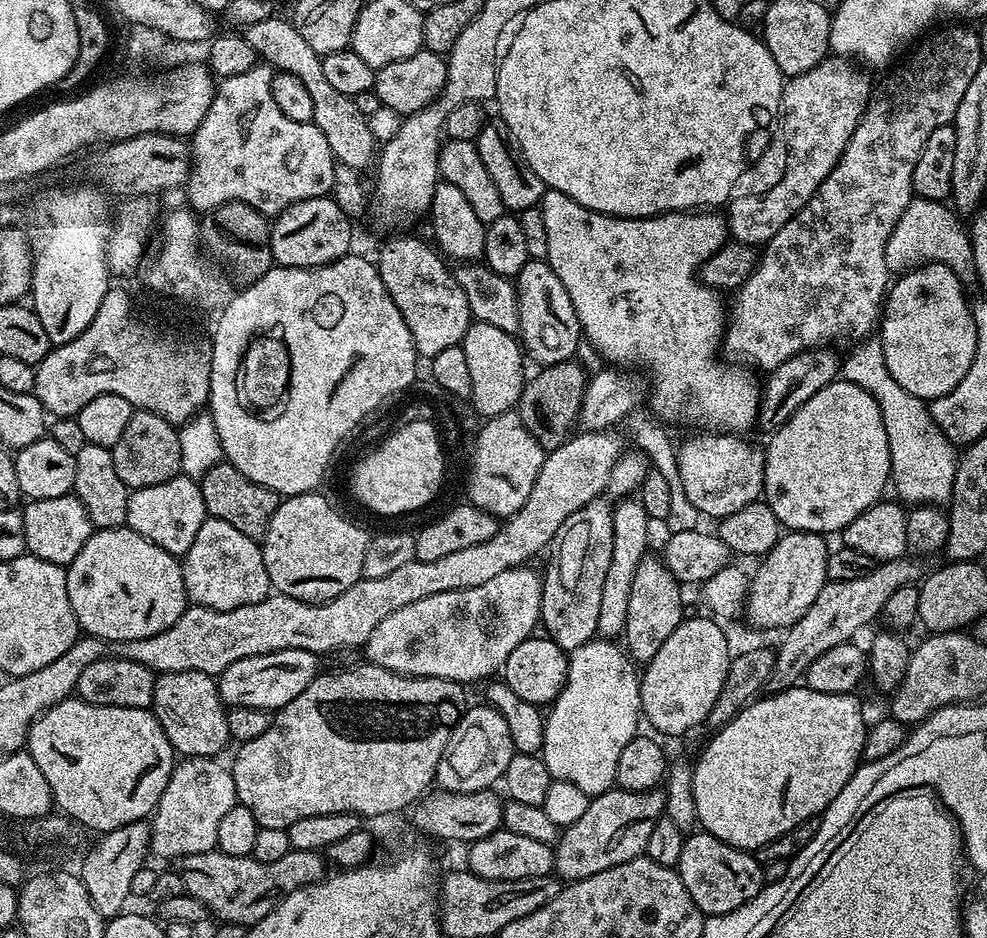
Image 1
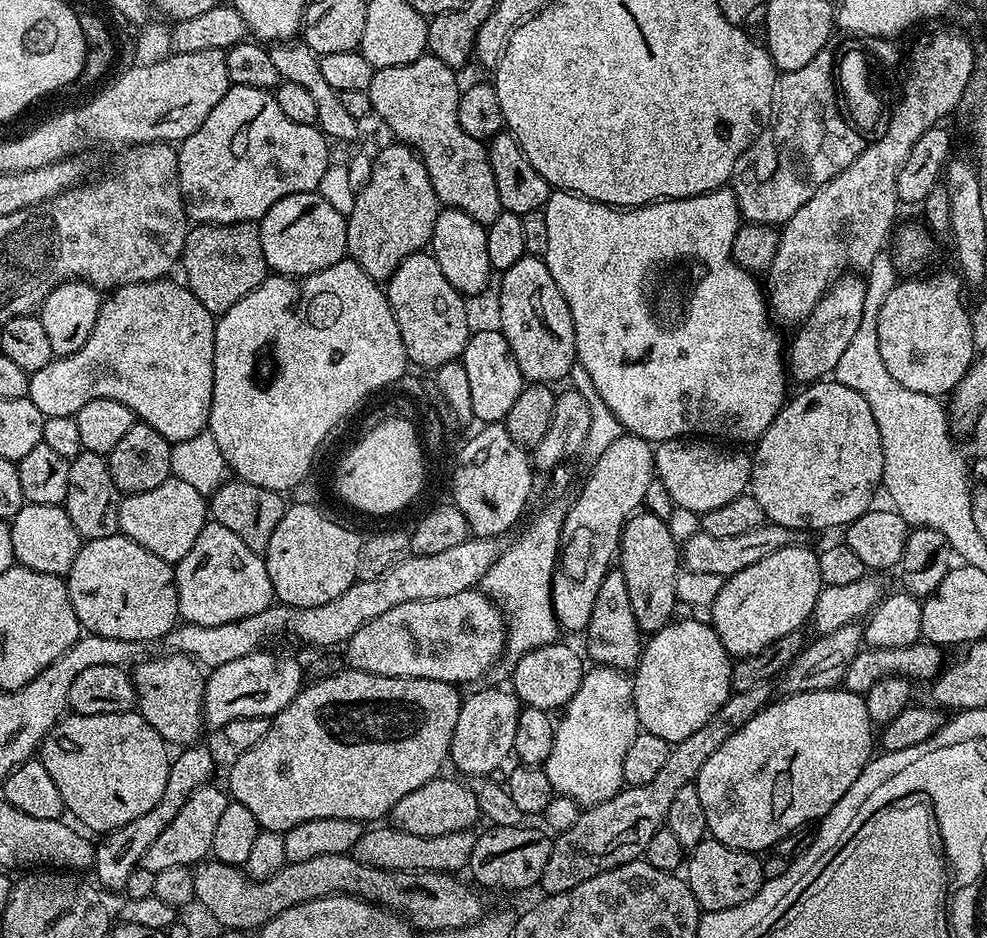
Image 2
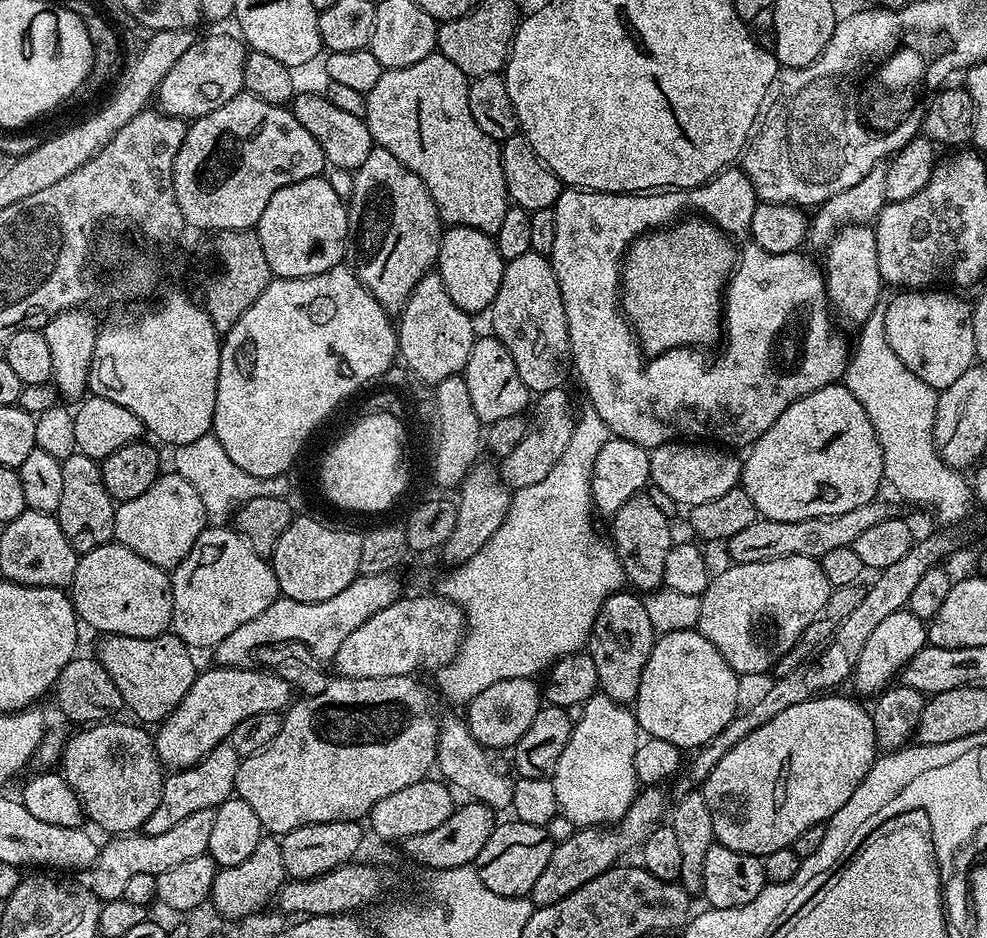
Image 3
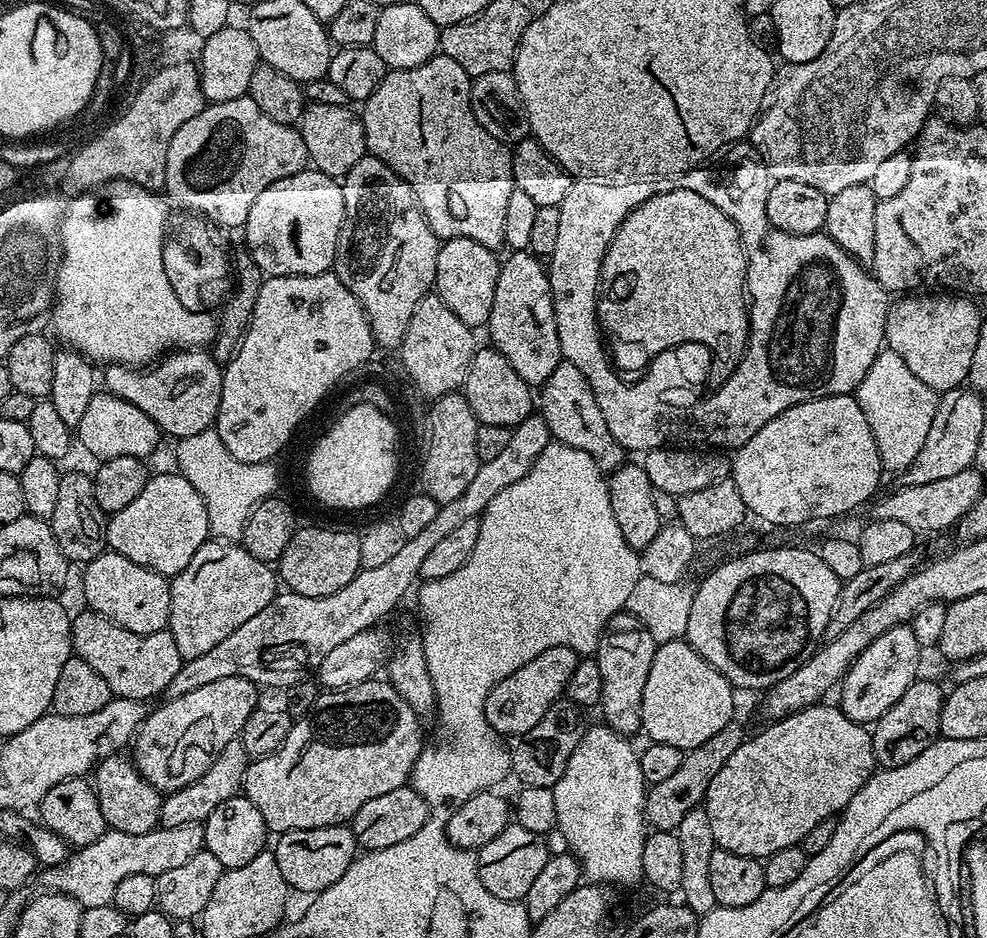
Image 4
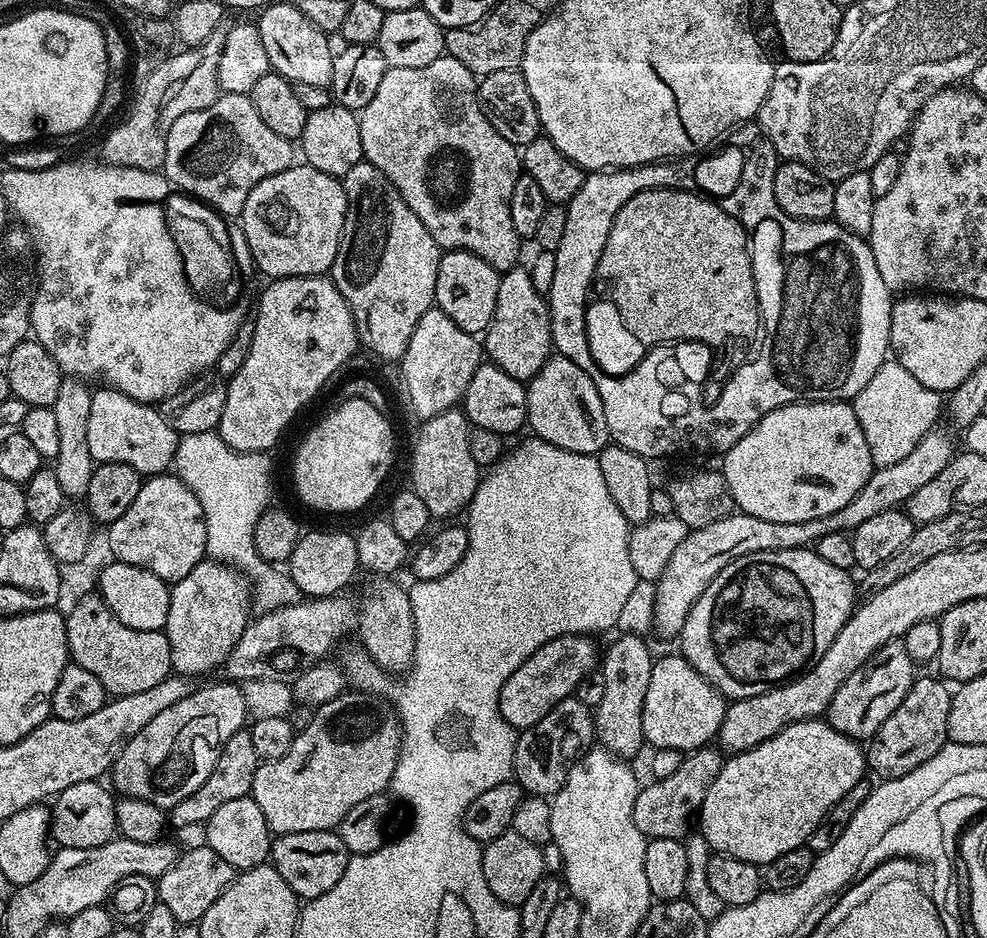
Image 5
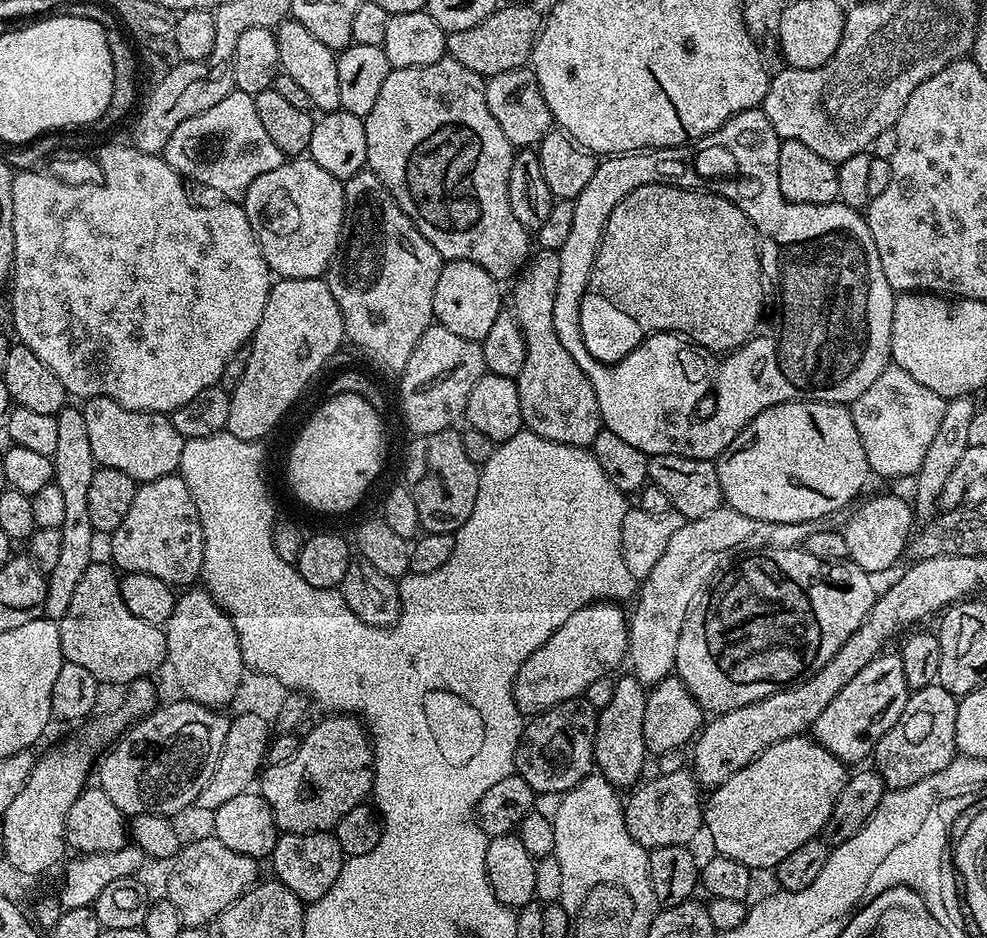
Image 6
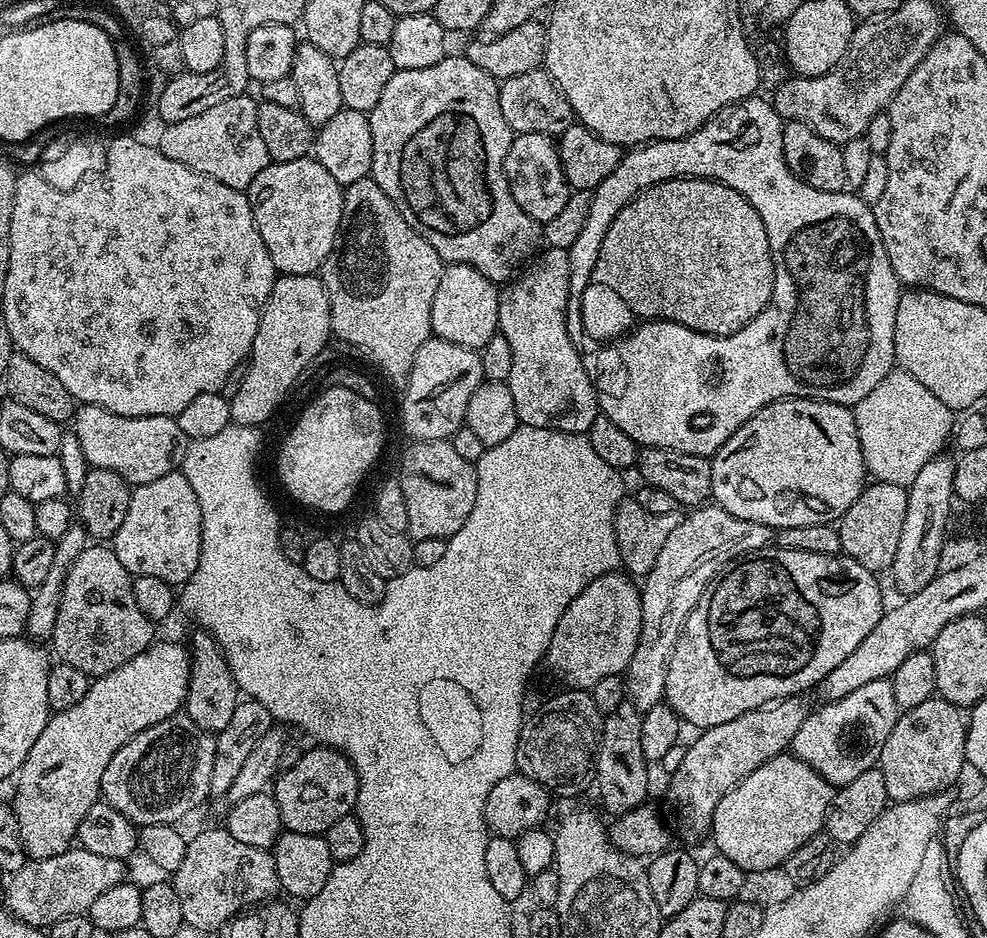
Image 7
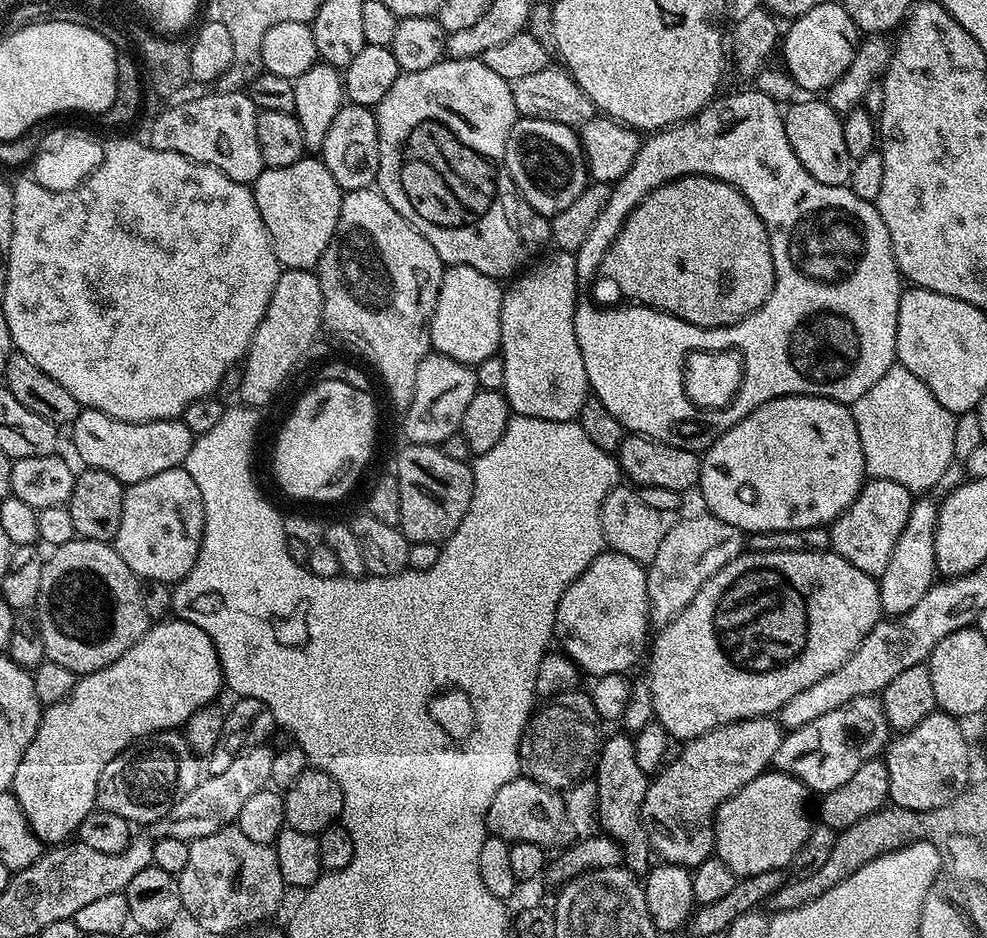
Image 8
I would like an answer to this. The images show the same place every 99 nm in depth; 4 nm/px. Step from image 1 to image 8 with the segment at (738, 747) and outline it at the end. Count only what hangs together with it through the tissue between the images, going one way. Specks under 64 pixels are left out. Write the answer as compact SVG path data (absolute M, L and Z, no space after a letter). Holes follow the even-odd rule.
M775 770L763 772L758 778L754 778L754 782L742 786L738 794L730 797L716 811L715 855L726 862L726 866L730 866L737 878L787 869L814 827L813 817L812 820L808 817L808 799L810 793L798 778Z

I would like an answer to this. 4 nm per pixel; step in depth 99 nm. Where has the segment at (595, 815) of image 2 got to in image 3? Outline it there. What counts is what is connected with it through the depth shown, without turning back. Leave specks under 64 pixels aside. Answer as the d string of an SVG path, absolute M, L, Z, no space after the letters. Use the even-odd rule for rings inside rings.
M648 786L637 791L630 810L621 820L611 826L593 826L591 828L576 828L575 832L561 844L555 845L550 854L550 862L546 862L546 870L538 874L538 882L534 882L530 899L533 905L553 904L562 902L566 894L574 894L578 886L590 882L590 878L598 878L598 874L607 868L619 865L620 860L631 848L639 849L644 840L651 834L653 828L665 819L664 791L660 786Z

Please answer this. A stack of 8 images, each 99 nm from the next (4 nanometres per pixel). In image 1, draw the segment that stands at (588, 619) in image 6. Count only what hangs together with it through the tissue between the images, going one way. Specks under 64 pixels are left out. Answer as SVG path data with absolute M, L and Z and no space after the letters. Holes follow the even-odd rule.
M491 706L484 708L469 707L465 711L462 722L452 730L448 745L442 750L442 758L436 767L435 783L449 792L477 792L483 788L492 788L503 777L506 766L510 766L510 758L514 755L510 726L506 726L506 718L498 714Z

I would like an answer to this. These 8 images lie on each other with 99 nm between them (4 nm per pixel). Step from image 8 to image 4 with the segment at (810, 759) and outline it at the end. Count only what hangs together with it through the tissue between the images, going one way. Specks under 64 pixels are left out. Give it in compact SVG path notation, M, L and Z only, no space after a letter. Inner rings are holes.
M896 625L890 630L884 631L870 644L858 659L848 667L848 672L839 685L840 700L838 707L844 711L846 718L850 718L858 724L865 726L875 725L882 714L886 712L906 692L906 690L918 678L918 664L920 662L920 652L922 646L914 637L911 625Z

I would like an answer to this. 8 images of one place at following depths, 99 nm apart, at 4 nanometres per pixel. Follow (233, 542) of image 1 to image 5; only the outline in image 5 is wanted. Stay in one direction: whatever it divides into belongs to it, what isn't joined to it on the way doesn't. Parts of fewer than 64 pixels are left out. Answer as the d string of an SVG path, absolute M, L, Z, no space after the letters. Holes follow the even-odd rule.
M205 558L186 578L170 588L170 614L163 633L170 642L173 669L181 676L199 678L211 668L219 669L250 622L250 584L231 564Z

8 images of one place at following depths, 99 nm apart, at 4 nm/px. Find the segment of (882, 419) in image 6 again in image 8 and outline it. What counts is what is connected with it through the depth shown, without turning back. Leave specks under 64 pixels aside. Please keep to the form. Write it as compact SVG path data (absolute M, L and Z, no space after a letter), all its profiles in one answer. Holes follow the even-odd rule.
M893 365L852 405L858 428L865 473L876 480L898 482L914 494L932 489L954 464L954 432L957 417L910 370Z

